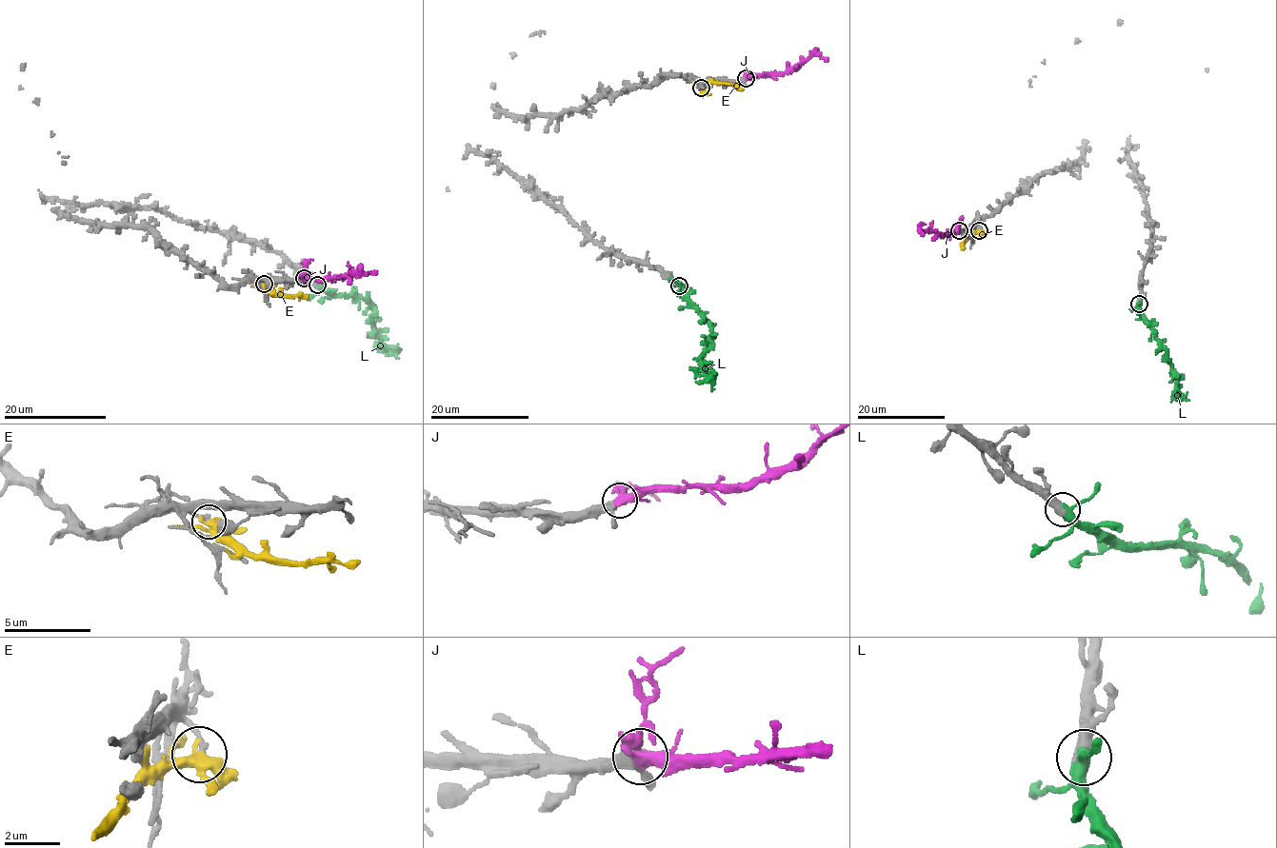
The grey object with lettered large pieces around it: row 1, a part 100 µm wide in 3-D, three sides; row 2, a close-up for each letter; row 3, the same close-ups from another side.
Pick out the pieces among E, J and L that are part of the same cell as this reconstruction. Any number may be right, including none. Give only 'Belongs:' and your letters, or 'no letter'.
Belongs: J, L

